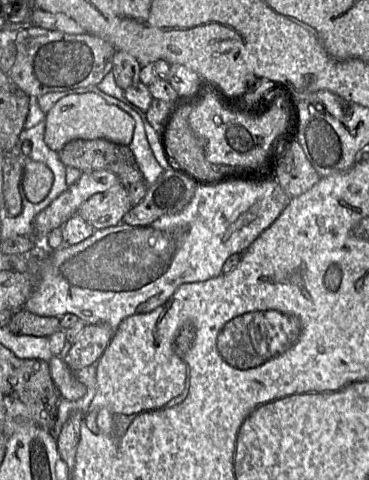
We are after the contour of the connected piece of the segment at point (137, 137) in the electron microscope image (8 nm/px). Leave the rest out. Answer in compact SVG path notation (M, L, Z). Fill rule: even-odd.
M129 107L128 110L122 110L128 113L135 121L133 137L128 146L135 156L136 165L143 174L145 183L147 186L151 186L165 169L159 165L153 155L141 117Z

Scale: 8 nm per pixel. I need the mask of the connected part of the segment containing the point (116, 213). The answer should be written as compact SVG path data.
M115 186L90 196L81 204L76 214L96 230L118 225L130 208L127 189Z

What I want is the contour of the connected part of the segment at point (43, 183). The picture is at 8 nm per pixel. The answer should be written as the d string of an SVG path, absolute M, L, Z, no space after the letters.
M27 159L23 165L21 176L20 191L22 190L30 202L38 203L42 201L49 193L53 184L53 173L51 169L43 162Z

